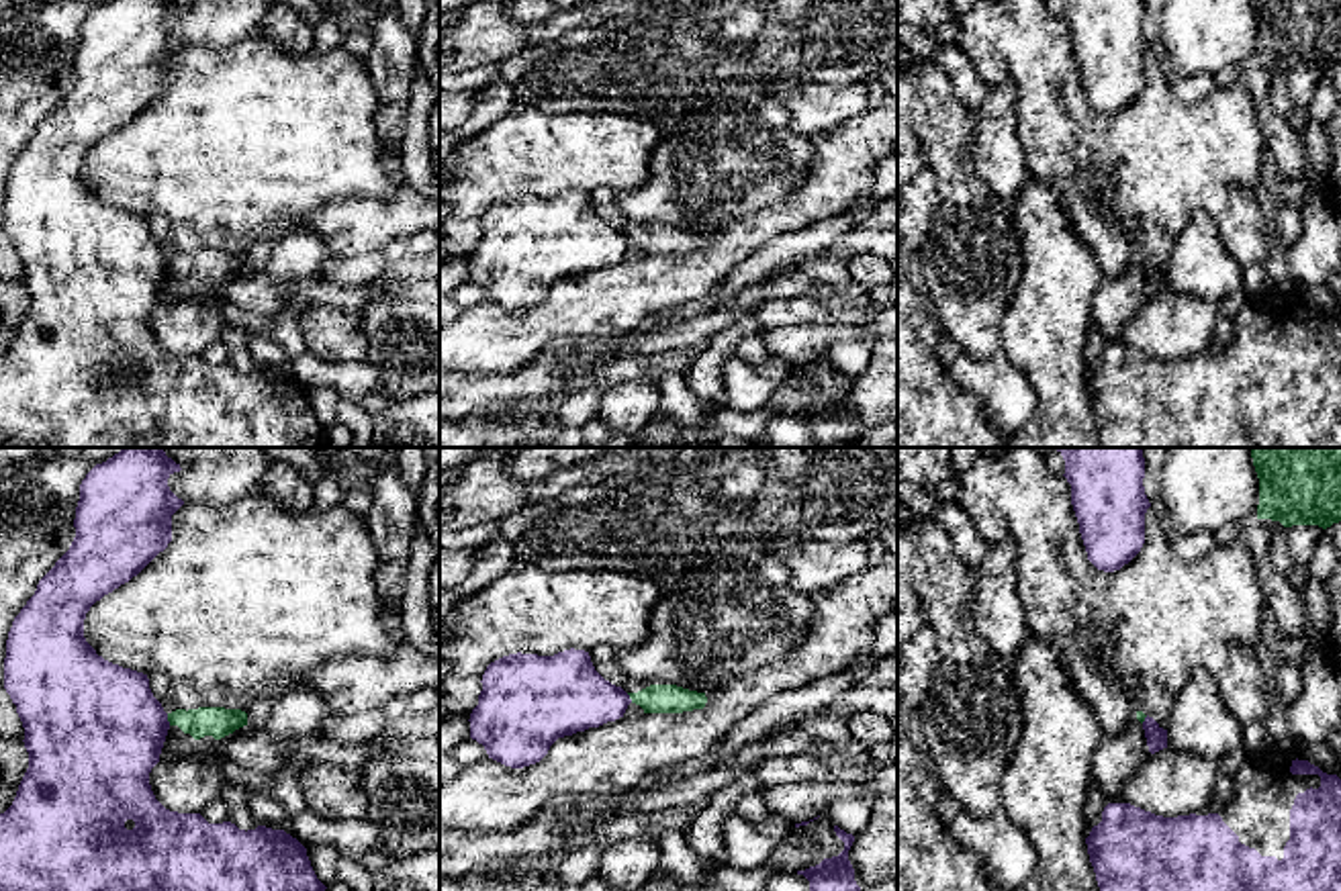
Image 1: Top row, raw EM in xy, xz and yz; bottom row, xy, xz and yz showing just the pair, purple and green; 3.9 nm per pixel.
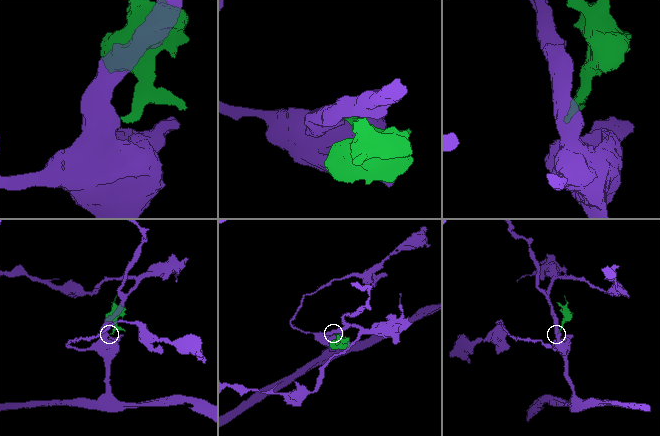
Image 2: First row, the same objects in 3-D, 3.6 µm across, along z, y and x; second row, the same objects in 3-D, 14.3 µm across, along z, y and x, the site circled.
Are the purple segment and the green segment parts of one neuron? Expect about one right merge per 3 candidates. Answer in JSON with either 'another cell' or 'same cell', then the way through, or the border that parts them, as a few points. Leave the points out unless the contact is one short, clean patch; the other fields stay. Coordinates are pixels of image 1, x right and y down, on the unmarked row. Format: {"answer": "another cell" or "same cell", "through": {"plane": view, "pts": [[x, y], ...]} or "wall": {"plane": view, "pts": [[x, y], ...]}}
{"answer": "another cell", "wall": {"plane": "xy", "pts": [[166, 256], [170, 266]]}}

